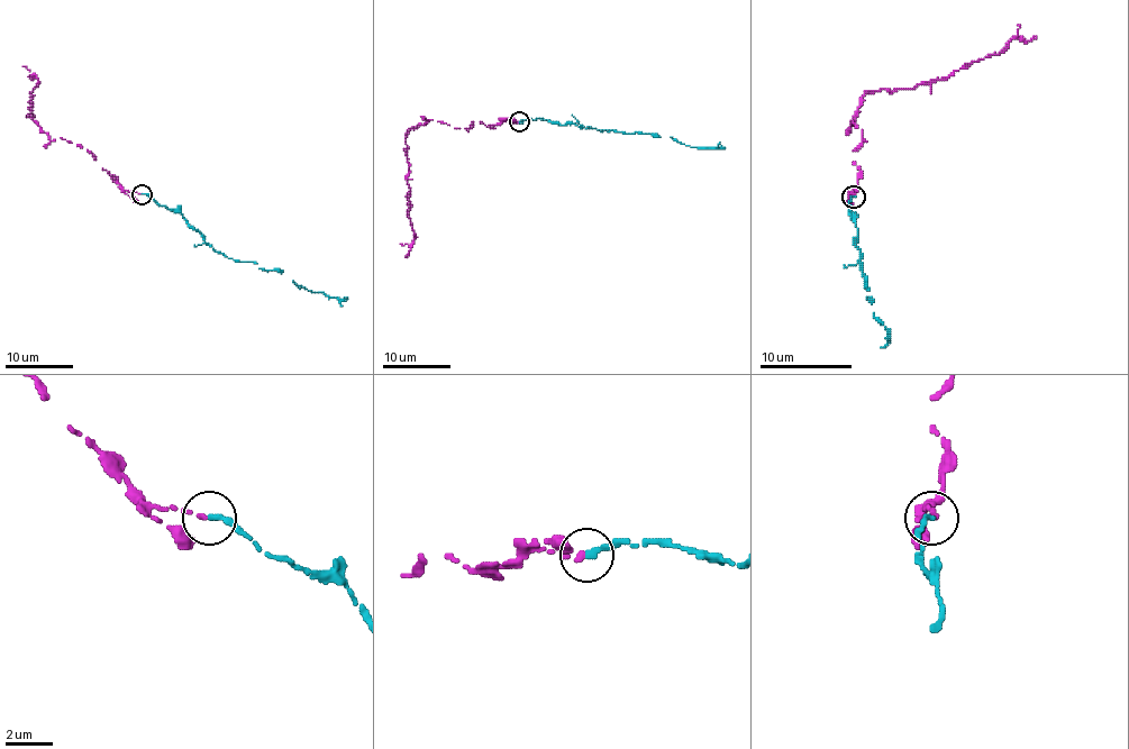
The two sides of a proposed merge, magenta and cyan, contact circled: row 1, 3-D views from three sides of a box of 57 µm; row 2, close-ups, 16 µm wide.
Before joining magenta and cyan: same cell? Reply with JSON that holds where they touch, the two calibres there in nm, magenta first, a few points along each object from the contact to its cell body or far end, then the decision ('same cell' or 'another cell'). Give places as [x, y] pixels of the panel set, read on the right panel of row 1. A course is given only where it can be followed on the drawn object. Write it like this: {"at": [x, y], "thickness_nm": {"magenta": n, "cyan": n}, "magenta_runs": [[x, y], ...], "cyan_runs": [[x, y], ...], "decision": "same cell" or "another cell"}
{"at": [854, 197], "thickness_nm": {"magenta": 200, "cyan": 280}, "magenta_runs": [[853, 197], [859, 171], [853, 151], [862, 130], [850, 126], [868, 91], [914, 89], [1036, 36]], "cyan_runs": [[853, 197], [848, 212], [857, 230], [866, 297], [888, 329], [888, 343], [881, 347]], "decision": "same cell"}

